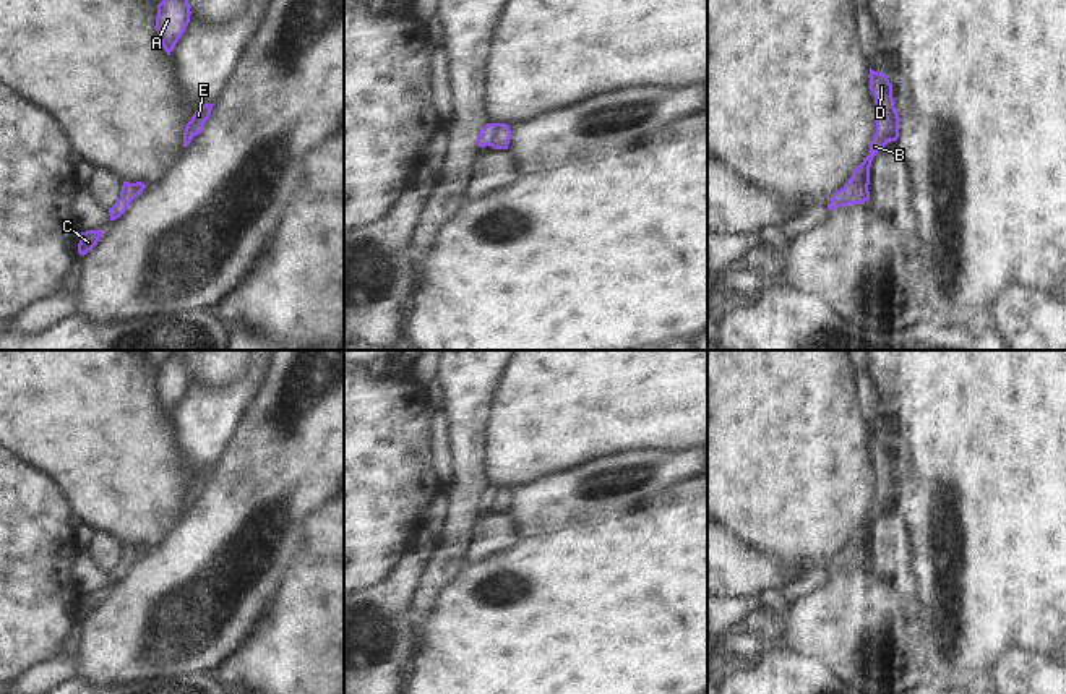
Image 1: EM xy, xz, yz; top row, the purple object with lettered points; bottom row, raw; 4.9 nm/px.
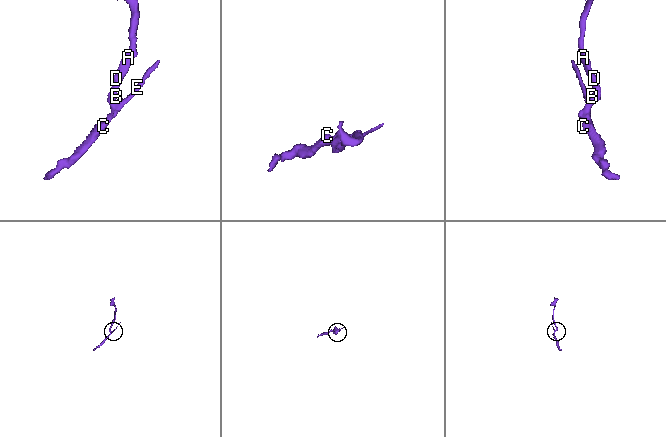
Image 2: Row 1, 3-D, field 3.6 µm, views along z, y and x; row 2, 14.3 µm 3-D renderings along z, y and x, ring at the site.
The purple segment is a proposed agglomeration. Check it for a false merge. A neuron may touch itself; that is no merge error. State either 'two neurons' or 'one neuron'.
one neuron

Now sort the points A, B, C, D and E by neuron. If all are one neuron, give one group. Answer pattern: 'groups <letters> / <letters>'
groups A B C D E

